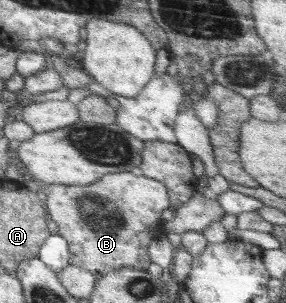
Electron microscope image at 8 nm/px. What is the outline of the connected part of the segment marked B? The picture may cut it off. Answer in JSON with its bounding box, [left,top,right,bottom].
[48,171,172,279]

